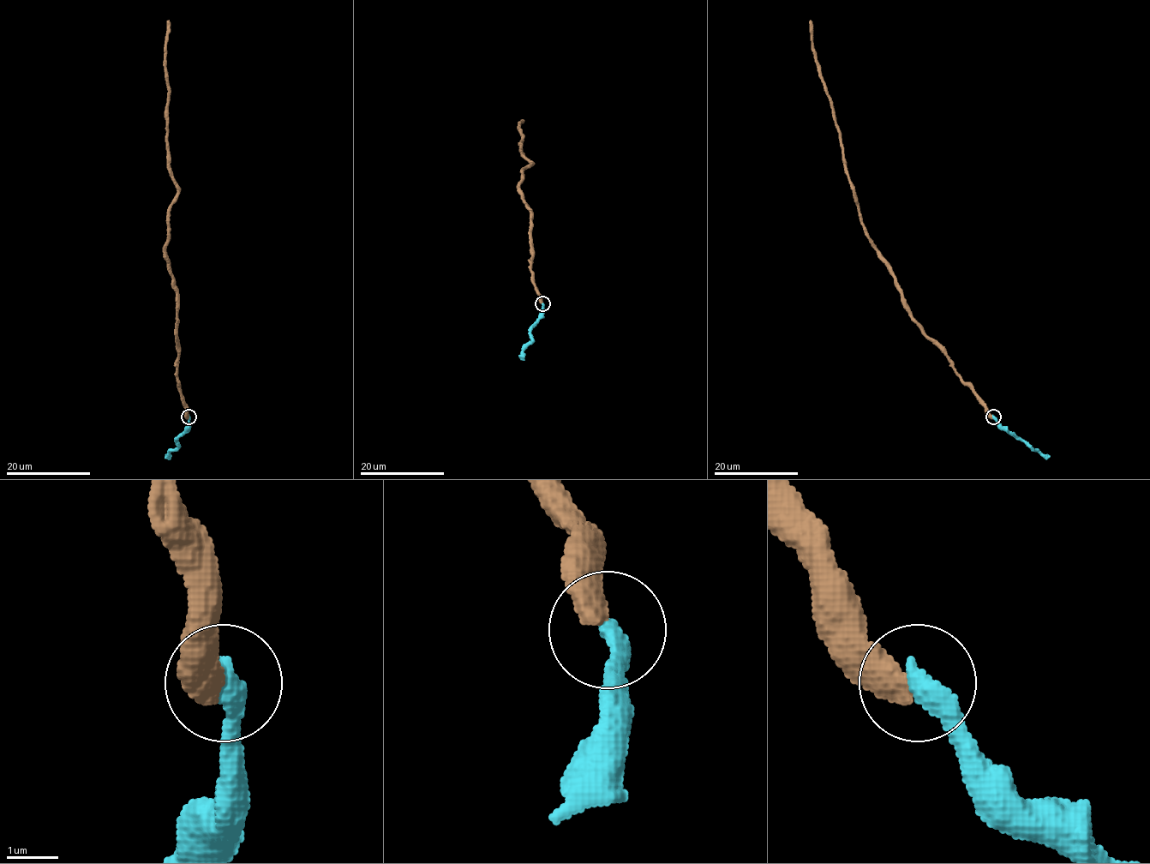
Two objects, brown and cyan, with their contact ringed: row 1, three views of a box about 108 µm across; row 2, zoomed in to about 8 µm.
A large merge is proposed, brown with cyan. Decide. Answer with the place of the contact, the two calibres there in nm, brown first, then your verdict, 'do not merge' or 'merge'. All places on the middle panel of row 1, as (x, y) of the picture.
at (542, 303); 550 nm thick on the brown side, 440 nm on the other; merge

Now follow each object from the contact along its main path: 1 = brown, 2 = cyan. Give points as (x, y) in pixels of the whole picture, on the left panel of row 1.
1: (188, 417), (176, 374), (176, 290), (165, 251), (167, 217), (176, 194), (167, 144), (165, 48), (168, 20)
2: (188, 417), (188, 425), (176, 438), (176, 446), (167, 456)

